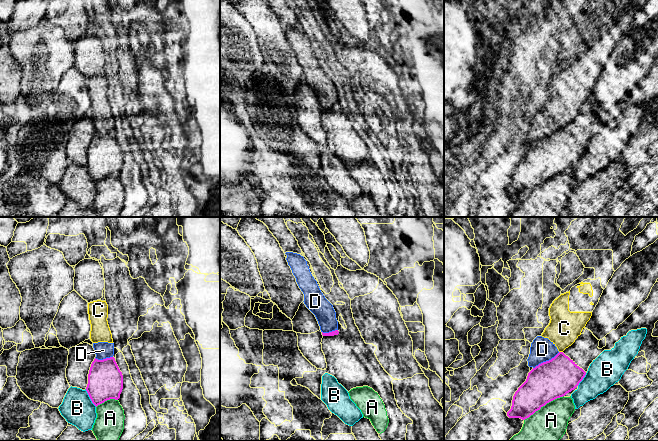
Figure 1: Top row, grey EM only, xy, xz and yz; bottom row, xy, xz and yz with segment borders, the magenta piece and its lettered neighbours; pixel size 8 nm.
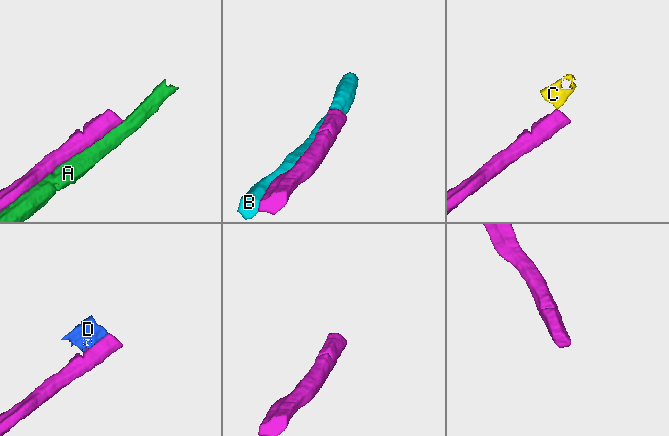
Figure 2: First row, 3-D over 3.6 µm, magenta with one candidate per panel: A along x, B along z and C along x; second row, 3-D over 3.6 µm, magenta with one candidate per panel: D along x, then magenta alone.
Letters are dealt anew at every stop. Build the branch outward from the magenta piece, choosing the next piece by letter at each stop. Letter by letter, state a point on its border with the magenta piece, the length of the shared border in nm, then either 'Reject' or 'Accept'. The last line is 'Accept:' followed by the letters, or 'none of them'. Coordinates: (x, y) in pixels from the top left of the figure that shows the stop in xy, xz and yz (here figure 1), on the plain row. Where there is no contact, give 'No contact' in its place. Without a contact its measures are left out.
A: Touches magenta at yz (543, 181). Shared border 380 nm. Reject
B: Touches magenta at xy (90, 174). Shared border 170 nm. Reject
C: Touches magenta at yz (561, 128). Shared border 30 nm. Reject
D: Touches magenta at yz (546, 137). Shared border 260 nm. Reject
Accept: none of them

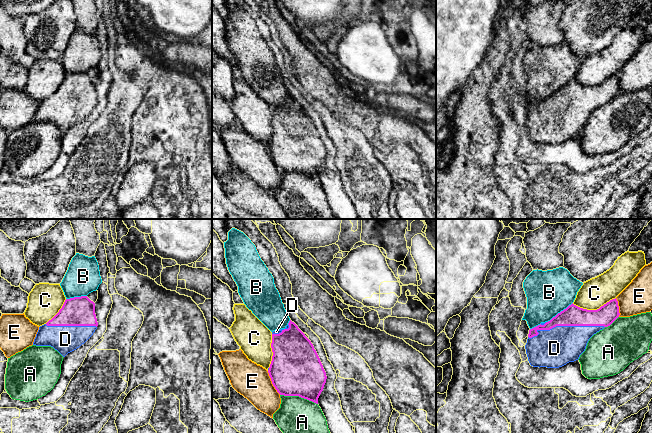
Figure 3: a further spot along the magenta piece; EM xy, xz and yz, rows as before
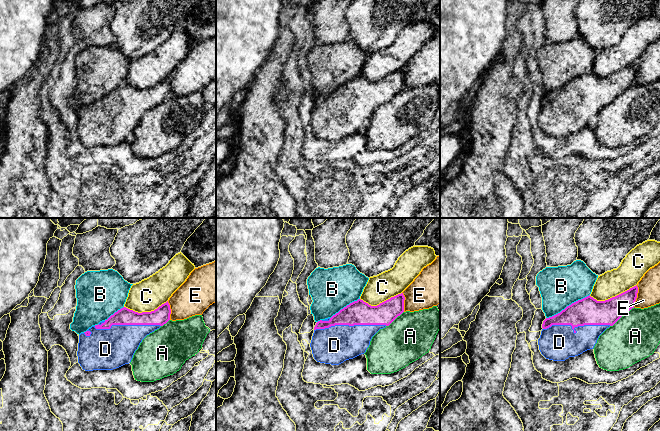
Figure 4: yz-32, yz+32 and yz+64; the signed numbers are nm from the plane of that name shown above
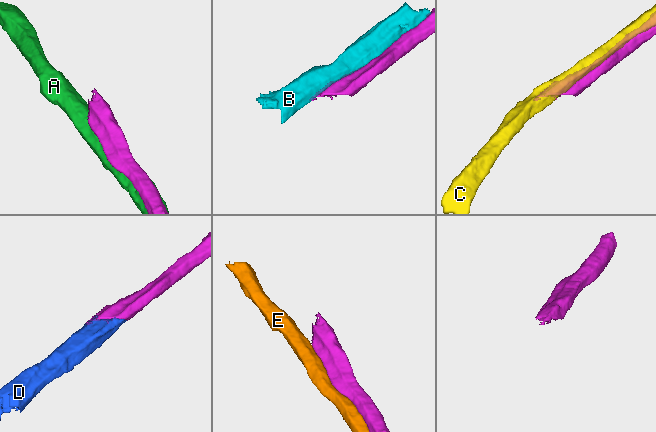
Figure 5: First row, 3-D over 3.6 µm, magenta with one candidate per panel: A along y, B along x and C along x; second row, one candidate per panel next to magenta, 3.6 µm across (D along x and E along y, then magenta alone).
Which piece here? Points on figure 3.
A: Touches magenta at xz (299, 172). Shared border 320 nm. Reject
B: Touches magenta at yz (560, 88). Shared border 280 nm. Reject
C: Touches magenta at yz (593, 86). Shared border 360 nm. Reject
D: Touches magenta at yz (564, 101). Shared border 600 nm. Accept
E: Touches magenta at xz (272, 159). Shared border 220 nm. Reject
Accept: D

